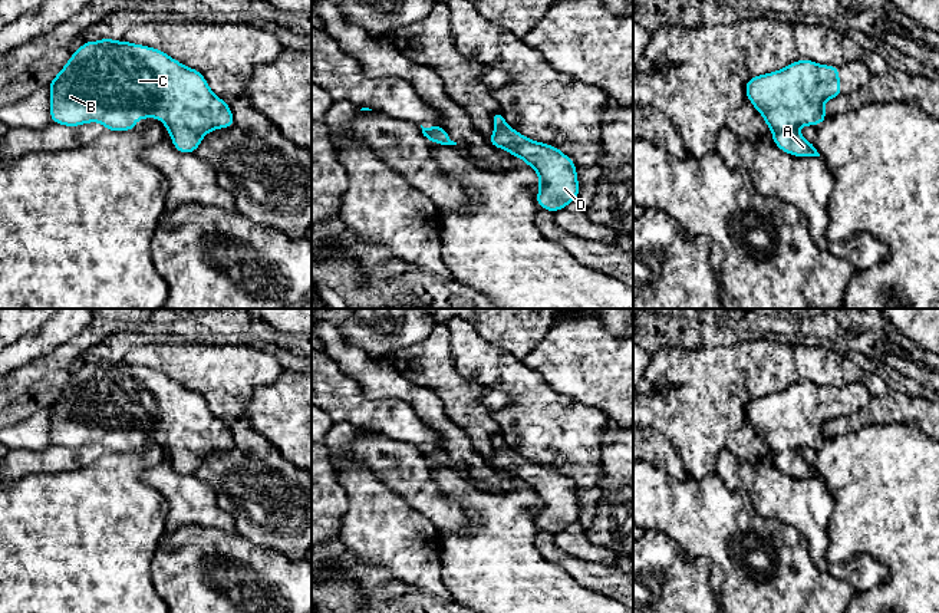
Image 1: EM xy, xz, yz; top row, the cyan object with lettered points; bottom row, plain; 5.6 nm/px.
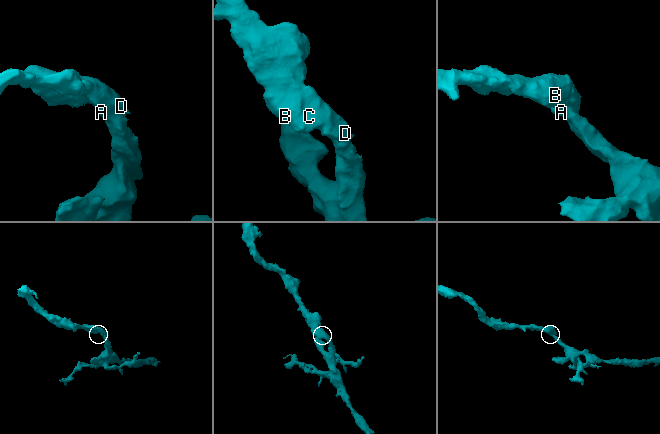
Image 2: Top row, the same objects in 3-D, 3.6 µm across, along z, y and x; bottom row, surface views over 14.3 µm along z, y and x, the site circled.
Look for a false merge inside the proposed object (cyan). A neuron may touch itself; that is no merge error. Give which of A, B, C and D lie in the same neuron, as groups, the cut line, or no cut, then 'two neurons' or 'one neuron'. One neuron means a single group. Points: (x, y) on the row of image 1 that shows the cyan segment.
A B C D | no cut | one neuron

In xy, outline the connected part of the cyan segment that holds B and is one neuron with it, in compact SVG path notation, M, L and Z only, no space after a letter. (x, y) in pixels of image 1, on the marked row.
M88 40L72 53L47 88L55 123L80 126L99 122L106 131L123 132L135 129L135 122L144 118L159 118L175 149L184 154L195 152L208 132L234 125L231 108L210 89L201 72L159 49L126 40Z

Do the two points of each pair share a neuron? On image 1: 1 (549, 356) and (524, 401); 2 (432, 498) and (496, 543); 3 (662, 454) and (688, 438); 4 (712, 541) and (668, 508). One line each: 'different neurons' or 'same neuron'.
1: different neurons
2: different neurons
3: different neurons
4: same neuron

